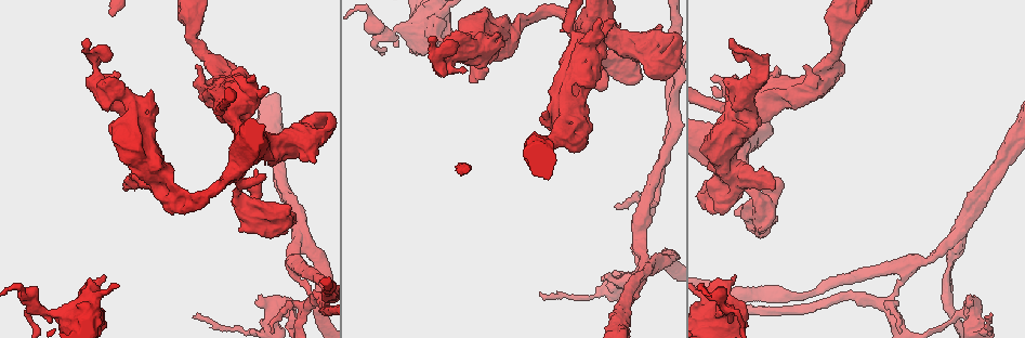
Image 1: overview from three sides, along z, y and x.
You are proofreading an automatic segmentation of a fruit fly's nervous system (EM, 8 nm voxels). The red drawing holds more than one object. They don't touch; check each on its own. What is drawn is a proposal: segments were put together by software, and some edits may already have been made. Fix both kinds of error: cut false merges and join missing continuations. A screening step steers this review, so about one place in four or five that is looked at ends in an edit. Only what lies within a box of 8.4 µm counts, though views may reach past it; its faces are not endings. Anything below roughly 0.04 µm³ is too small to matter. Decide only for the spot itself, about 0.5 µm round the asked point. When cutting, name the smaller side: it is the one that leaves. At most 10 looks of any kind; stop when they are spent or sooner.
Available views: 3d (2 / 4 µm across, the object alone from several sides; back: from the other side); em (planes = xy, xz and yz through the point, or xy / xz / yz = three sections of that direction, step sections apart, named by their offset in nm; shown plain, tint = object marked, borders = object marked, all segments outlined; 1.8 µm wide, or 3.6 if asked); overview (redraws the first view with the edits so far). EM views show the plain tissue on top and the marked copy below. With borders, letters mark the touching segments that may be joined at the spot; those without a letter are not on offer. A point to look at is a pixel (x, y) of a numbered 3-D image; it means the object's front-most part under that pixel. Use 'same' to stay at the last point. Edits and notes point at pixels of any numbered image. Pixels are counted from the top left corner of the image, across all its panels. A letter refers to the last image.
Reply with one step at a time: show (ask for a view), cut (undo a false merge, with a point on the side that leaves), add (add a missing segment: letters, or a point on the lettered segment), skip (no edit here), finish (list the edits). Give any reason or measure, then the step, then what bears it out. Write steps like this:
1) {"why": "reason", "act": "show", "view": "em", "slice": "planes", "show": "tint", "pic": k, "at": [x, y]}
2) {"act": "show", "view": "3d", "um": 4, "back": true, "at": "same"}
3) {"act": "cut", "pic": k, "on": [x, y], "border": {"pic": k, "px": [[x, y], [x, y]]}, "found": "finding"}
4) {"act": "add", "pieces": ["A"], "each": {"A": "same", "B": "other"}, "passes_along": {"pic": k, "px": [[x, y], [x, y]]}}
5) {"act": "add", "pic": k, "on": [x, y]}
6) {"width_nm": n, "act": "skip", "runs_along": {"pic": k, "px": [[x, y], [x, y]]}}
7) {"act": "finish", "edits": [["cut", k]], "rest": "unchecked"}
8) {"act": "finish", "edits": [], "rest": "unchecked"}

{"why": "three arms meet", "act": "show", "view": "em", "um": 3.6, "slice": "planes", "show": "borders", "pic": 1, "at": [758, 201]}

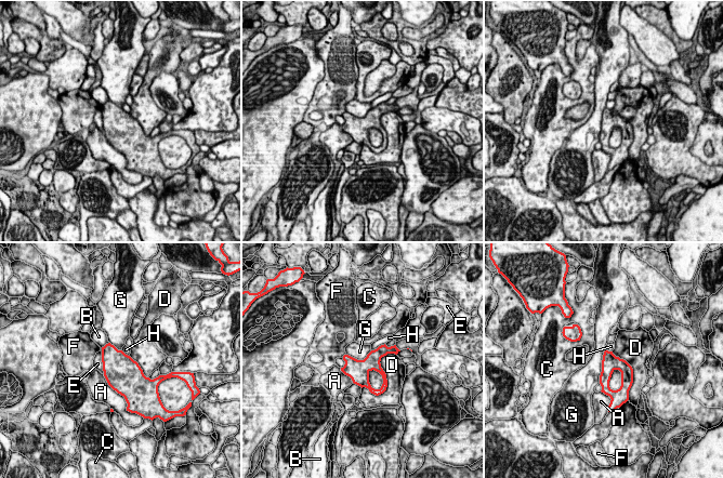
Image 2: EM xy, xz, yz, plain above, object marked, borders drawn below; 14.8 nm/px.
{"longest_contact_nm": ["D", 750], "act": "skip", "each": {"A": "other", "B": "other", "C": "other", "D": "other", "E": "other", "F": "other", "G": "other", "H": "other"}, "border": {"pic": 2, "px": [[605, 349], [599, 383]]}, "found": "continuous, no second neuron"}

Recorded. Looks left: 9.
{"why": "abrupt turn", "act": "show", "view": "3d", "um": 4, "pic": 1, "at": [628, 278]}

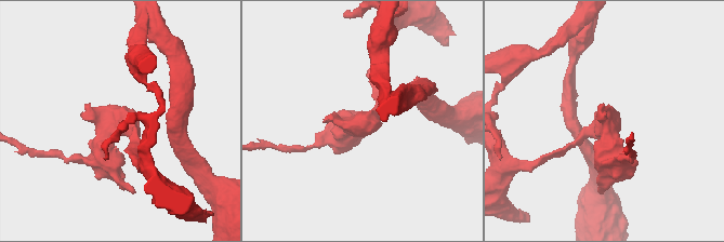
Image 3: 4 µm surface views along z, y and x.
{"why": "need the tissue", "act": "show", "view": "em", "slice": "planes", "show": "borders", "pic": 3, "at": [361, 120]}

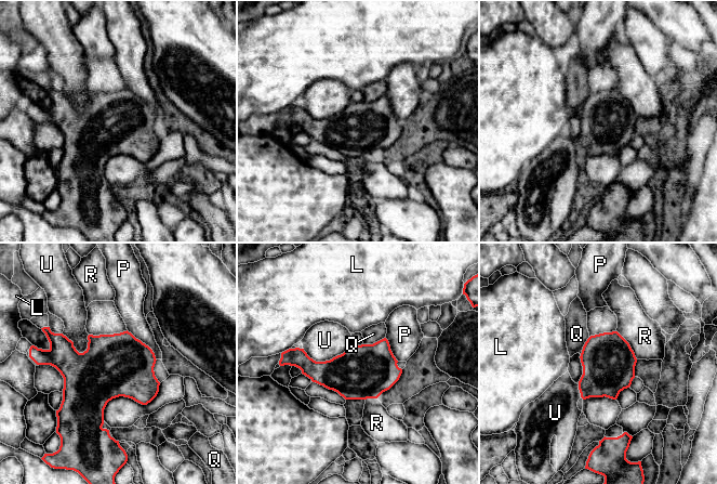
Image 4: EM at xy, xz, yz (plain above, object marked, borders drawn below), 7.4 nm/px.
{"width_nm": 400, "act": "skip", "each": {"L": "other", "P": "other", "Q": "other", "R": "other", "U": "other"}, "border": {"pic": 4, "px": [[350, 344], [324, 361], [303, 350]]}, "found": "all the same neuron"}

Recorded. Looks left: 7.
{"why": "branch point", "act": "show", "view": "em", "slice": "planes", "show": "borders", "pic": 1, "at": [955, 237]}

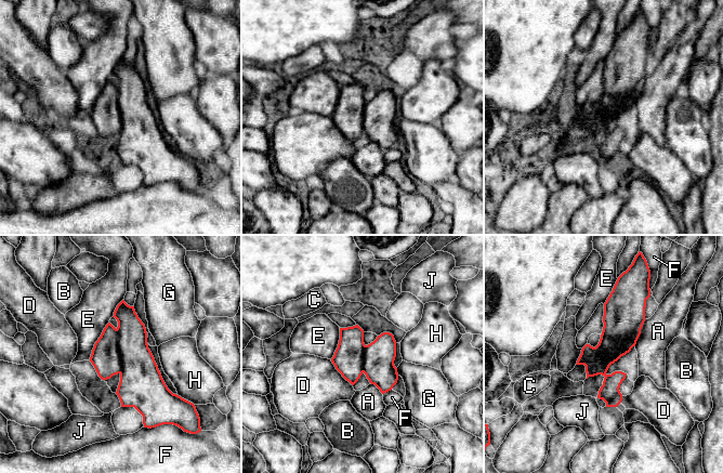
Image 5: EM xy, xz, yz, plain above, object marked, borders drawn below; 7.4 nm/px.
{"width_nm": 260, "act": "skip", "each": {"A": "other", "B": "other", "C": "other", "D": "other", "E": "other", "F": "other", "G": "other", "H": "other", "J": "other"}, "runs_along": {"pic": 5, "px": [[617, 292], [617, 339], [604, 354], [608, 404]]}, "found": "one neuron here"}

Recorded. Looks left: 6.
{"why": "four arms meet", "act": "show", "view": "em", "um": 3.6, "slice": "xy", "step": 16, "show": "tint", "pic": 1, "at": [567, 115]}

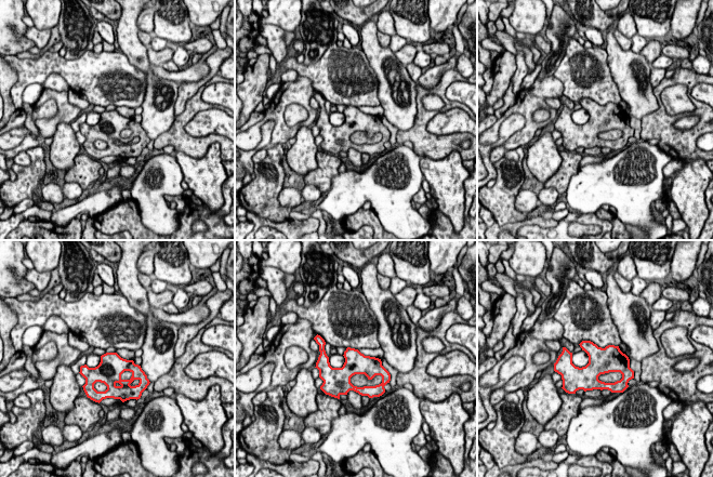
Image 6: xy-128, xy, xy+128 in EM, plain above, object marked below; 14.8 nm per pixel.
{"act": "show", "view": "em", "um": 3.6, "slice": "yz", "step": 4, "show": "borders", "at": "same"}

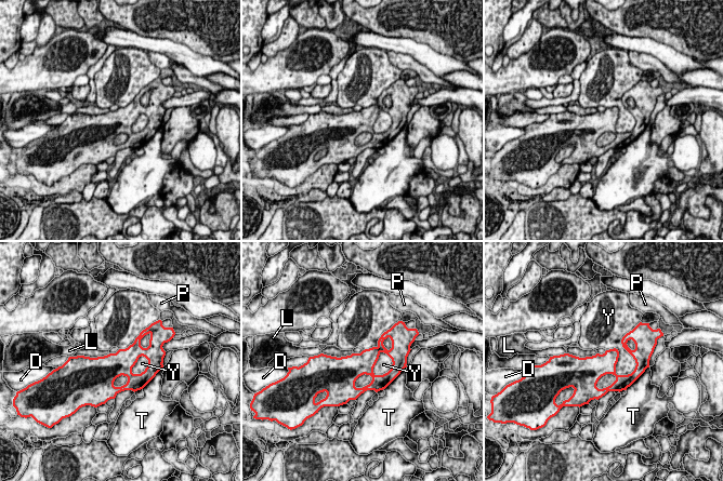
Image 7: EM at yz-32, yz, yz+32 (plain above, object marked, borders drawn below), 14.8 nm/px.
{"longest_contact_nm": ["Y", 650], "act": "skip", "each": {"D": "other", "L": "other", "P": "other", "T": "other", "Y": "other"}, "border": {"pic": 7, "px": [[627, 332], [635, 368], [617, 375]]}, "found": "all the same neuron"}

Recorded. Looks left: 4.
{"act": "finish", "edits": [], "rest": "unchecked"}

